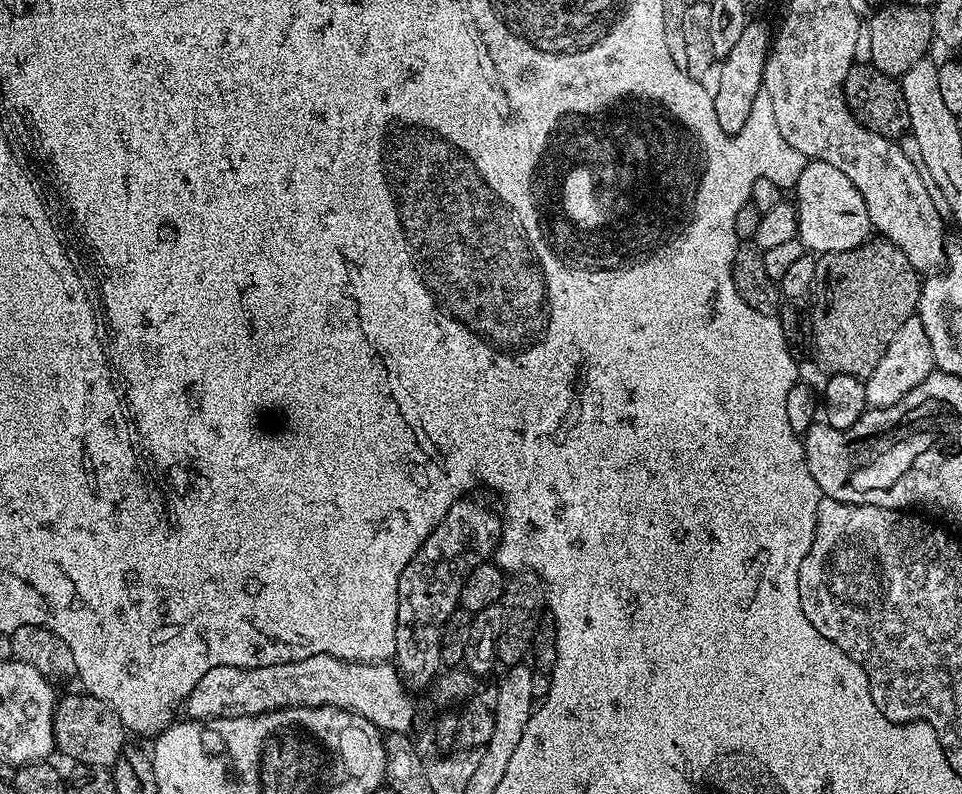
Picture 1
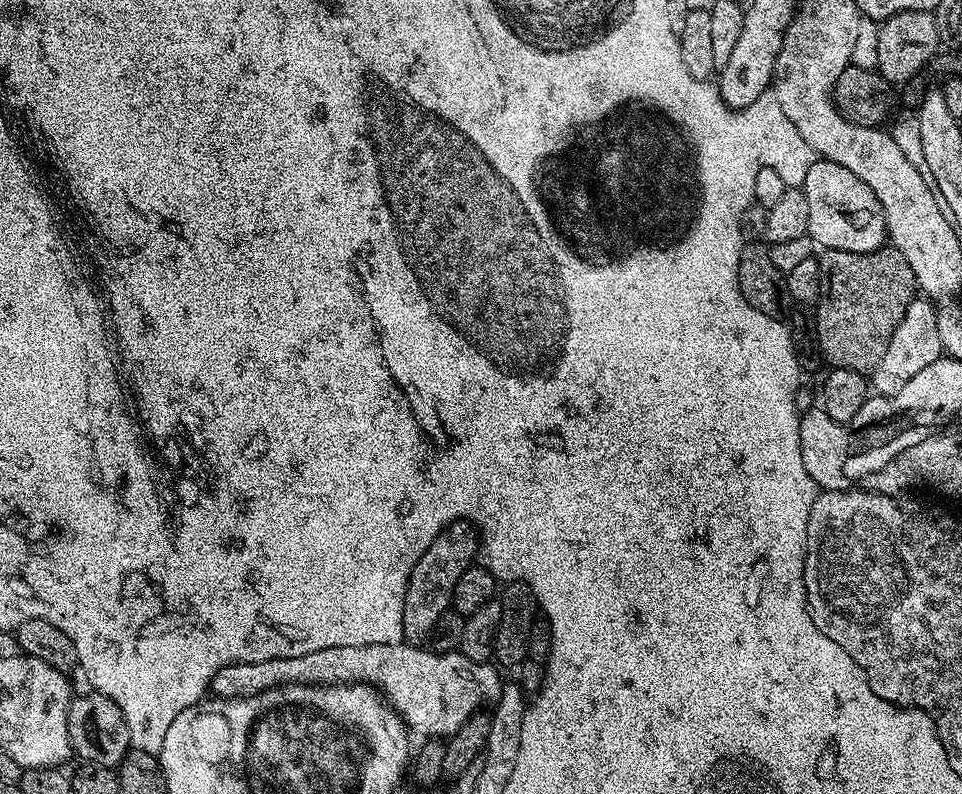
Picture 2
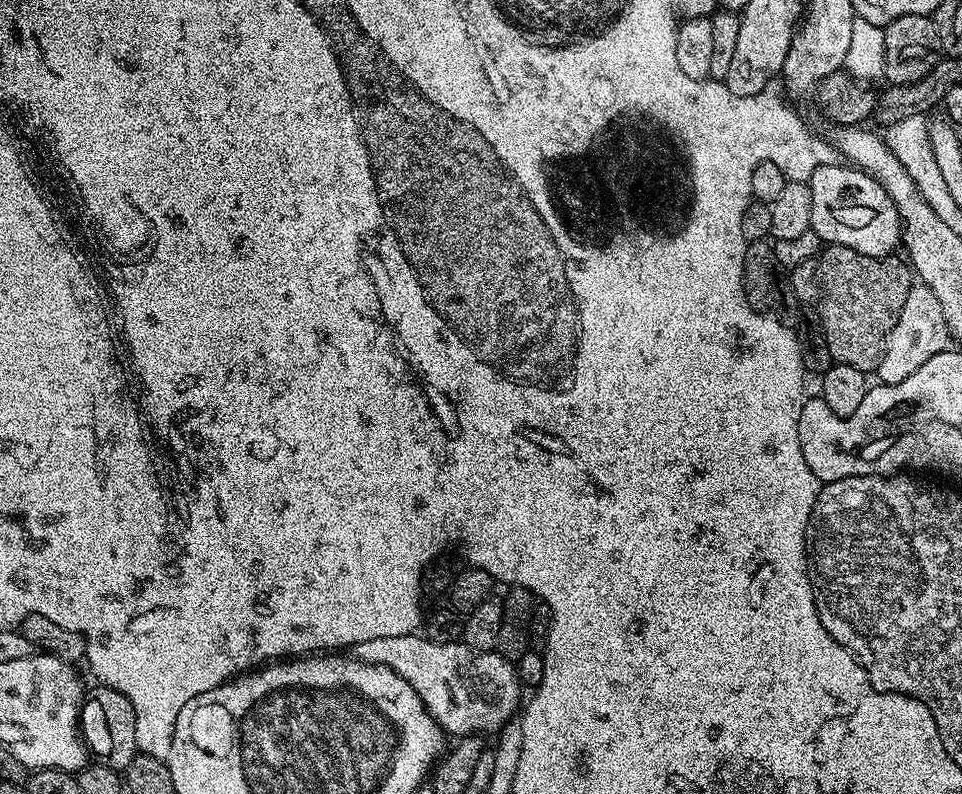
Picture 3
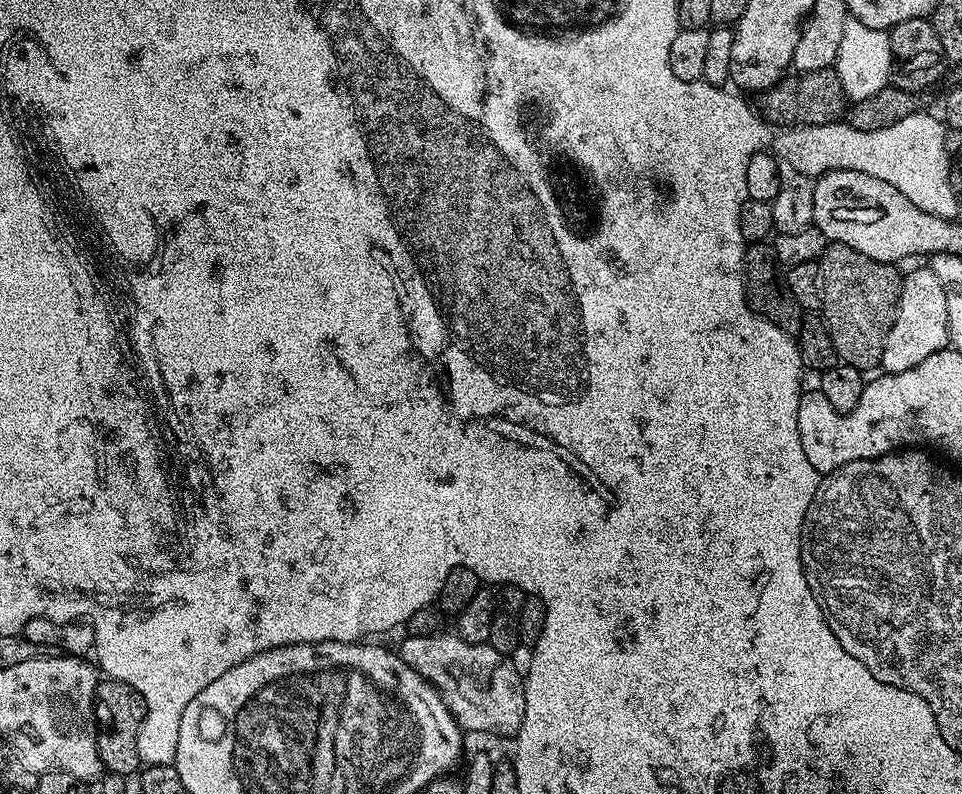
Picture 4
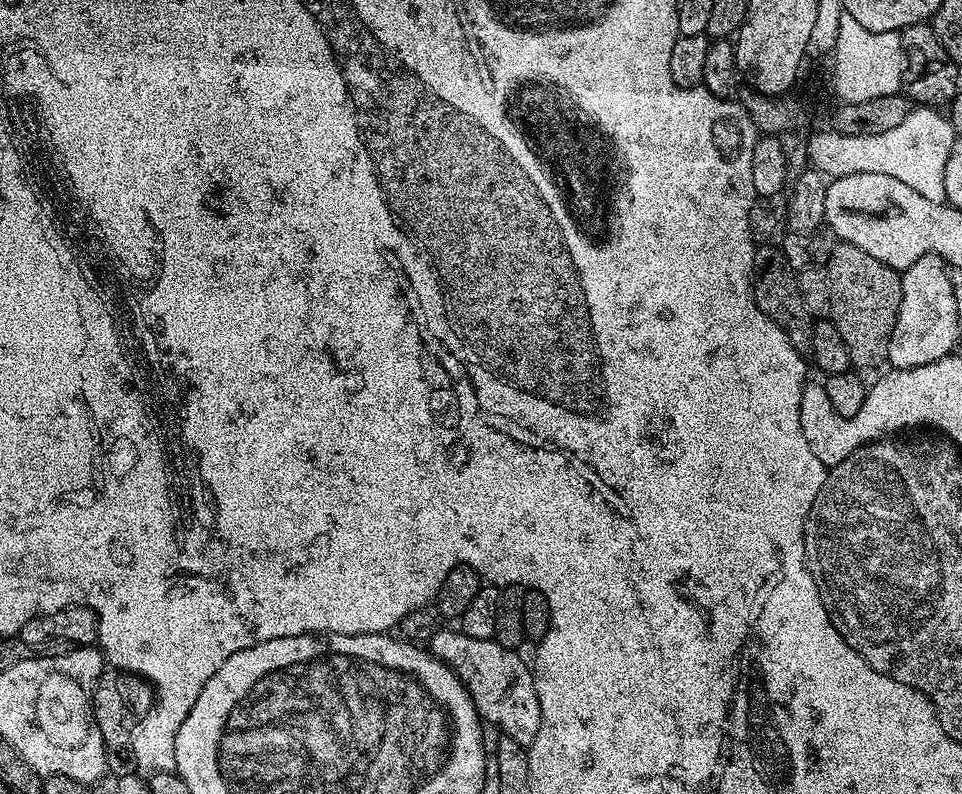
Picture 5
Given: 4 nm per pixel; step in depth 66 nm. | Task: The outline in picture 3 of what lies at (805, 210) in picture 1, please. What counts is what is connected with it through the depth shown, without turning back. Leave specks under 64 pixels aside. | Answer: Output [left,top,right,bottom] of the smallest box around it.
[807,162,902,256]

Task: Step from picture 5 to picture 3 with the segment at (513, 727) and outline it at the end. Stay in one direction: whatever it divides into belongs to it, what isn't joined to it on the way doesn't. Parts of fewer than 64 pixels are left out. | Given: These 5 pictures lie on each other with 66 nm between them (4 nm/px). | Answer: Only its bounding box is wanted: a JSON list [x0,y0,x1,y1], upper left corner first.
[354,634,522,738]

